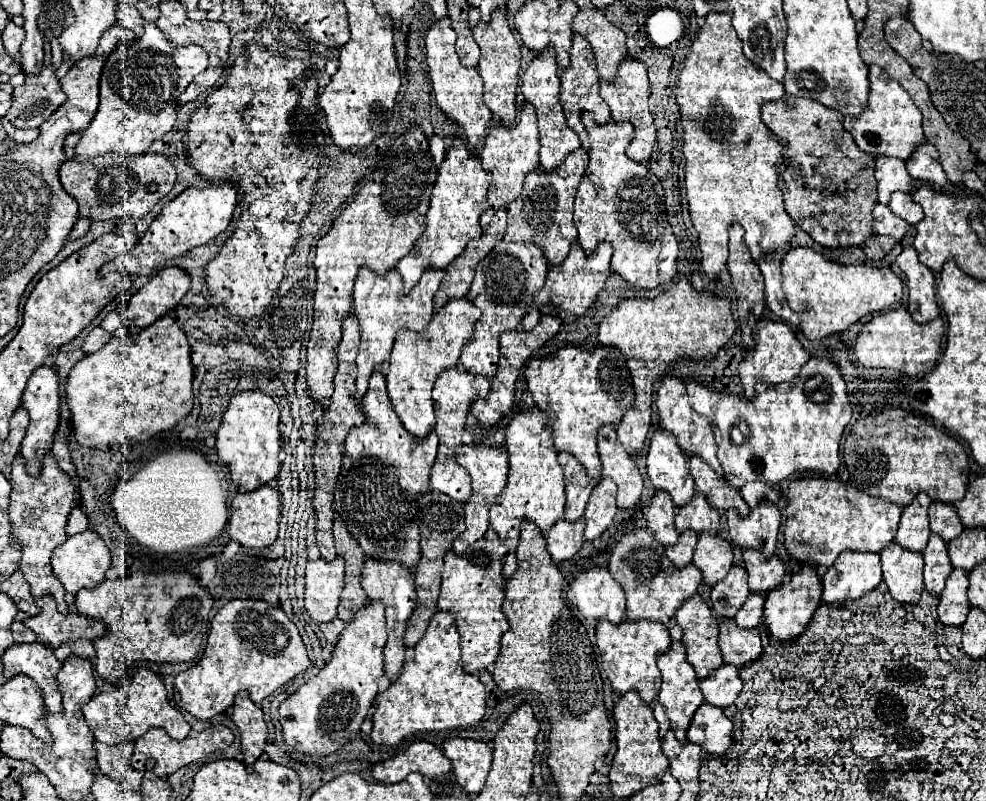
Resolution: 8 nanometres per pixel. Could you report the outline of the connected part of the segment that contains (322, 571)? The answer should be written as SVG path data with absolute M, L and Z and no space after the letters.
M337 556L332 563L318 559L306 565L304 605L308 615L318 623L328 623L336 617L344 586L344 563L344 559Z

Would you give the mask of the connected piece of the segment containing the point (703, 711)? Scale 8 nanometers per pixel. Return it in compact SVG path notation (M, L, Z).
M702 703L688 727L688 741L700 745L710 755L726 755L732 743L732 723L722 709Z

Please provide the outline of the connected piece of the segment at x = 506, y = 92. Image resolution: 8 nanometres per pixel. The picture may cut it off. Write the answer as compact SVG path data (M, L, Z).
M470 7L470 29L482 51L478 73L484 81L484 103L500 123L512 125L516 119L516 83L518 83L518 69L520 69L520 45L508 25L506 13L494 11L492 19L484 23L480 19L480 11L476 7Z

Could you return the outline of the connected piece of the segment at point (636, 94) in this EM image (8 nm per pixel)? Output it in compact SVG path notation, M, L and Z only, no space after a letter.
M624 59L612 83L600 81L600 97L610 105L612 117L640 117L640 113L650 113L650 95L646 65L636 59Z

